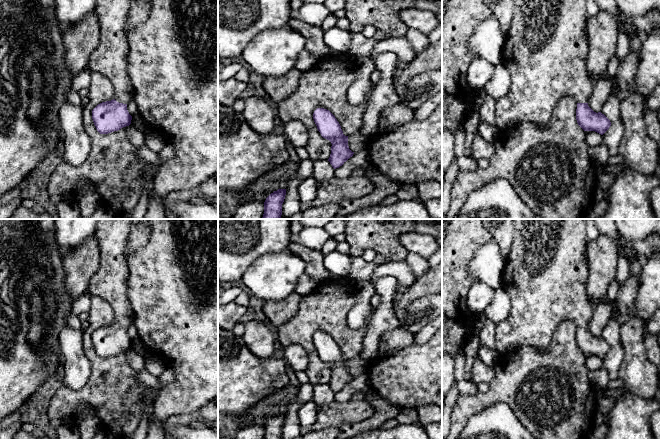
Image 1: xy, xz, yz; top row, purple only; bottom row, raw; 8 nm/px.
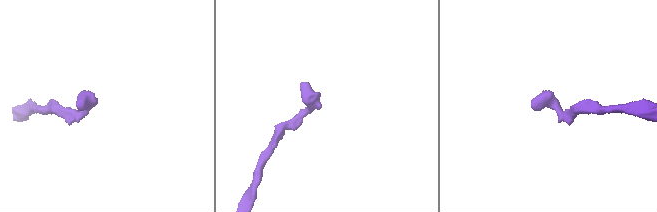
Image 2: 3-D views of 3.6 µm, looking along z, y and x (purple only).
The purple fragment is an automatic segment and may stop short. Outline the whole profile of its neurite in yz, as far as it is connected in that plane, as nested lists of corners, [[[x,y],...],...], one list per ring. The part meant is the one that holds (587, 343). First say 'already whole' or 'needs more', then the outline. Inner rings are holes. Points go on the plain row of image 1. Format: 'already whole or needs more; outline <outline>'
needs more; outline [[[513,219],[514,236],[502,272],[502,288],[510,297],[508,317],[496,326],[495,345],[500,355],[524,345],[548,348],[558,325],[571,321],[577,326],[576,344],[584,355],[603,359],[611,350],[601,336],[594,336],[588,325],[593,305],[586,291],[589,275],[585,250],[586,219]]]

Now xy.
needs more; outline [[[100,219],[97,225],[101,260],[88,290],[91,297],[106,300],[115,316],[113,324],[102,326],[92,334],[100,358],[118,355],[132,344],[127,328],[134,324],[134,312],[127,297],[129,267],[125,254],[132,227],[132,219]]]

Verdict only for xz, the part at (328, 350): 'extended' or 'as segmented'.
as segmented

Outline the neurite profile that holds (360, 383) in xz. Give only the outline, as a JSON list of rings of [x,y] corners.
[[[367,373],[355,376],[342,390],[335,393],[337,402],[346,402],[351,400],[352,396],[358,392],[368,392],[371,390]]]

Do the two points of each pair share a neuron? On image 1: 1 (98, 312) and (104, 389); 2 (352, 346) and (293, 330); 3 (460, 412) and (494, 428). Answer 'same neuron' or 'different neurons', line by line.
1: same neuron
2: same neuron
3: different neurons

